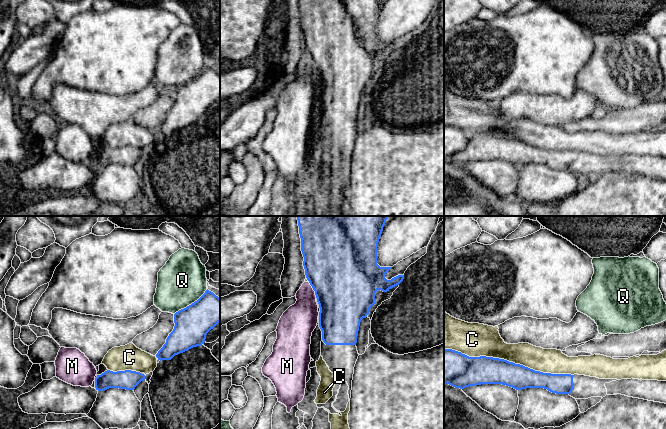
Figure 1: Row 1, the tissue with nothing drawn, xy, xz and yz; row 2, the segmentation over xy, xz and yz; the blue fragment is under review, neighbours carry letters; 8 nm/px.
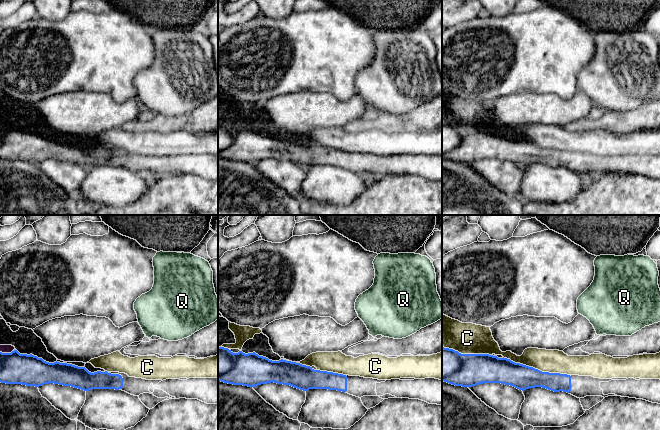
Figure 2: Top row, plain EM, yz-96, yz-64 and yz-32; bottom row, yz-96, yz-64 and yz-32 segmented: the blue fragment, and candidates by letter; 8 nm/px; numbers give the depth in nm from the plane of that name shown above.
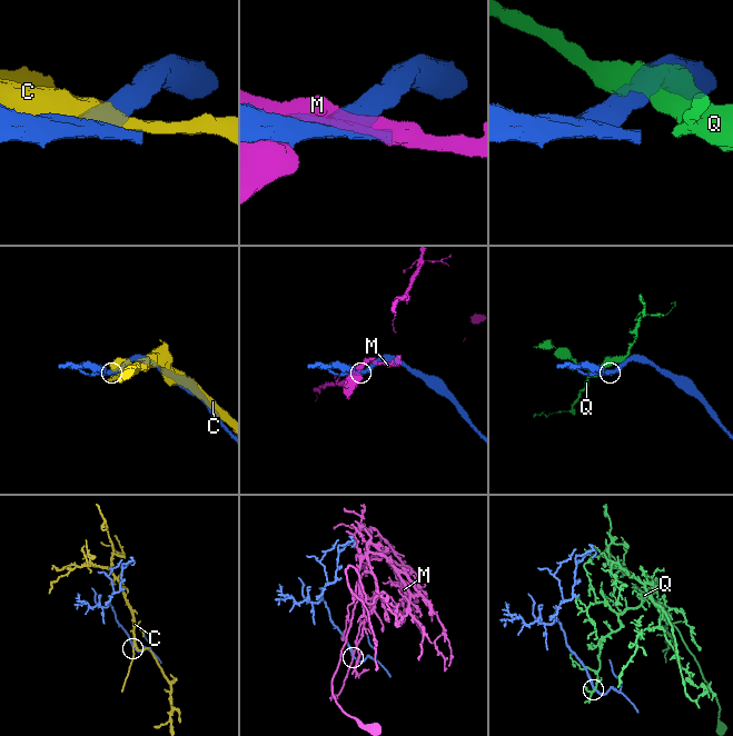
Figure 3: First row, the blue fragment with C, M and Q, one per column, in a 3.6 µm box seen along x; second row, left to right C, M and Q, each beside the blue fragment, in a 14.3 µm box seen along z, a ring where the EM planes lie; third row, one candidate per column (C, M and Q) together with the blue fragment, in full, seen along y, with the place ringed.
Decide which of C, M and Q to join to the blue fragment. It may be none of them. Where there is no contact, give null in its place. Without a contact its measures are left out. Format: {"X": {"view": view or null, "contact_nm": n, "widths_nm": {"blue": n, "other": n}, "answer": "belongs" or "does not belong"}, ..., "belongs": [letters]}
{"C": {"view": "yz", "contact_nm": 1050, "widths_nm": {"blue": 220, "other": 240}, "answer": "does not belong"}, "M": {"view": "xz", "contact_nm": 140, "widths_nm": {"blue": 500, "other": 260}, "answer": "does not belong"}, "Q": {"view": "xy", "contact_nm": 340, "widths_nm": {"blue": 280, "other": 380}, "answer": "does not belong"}, "belongs": []}

